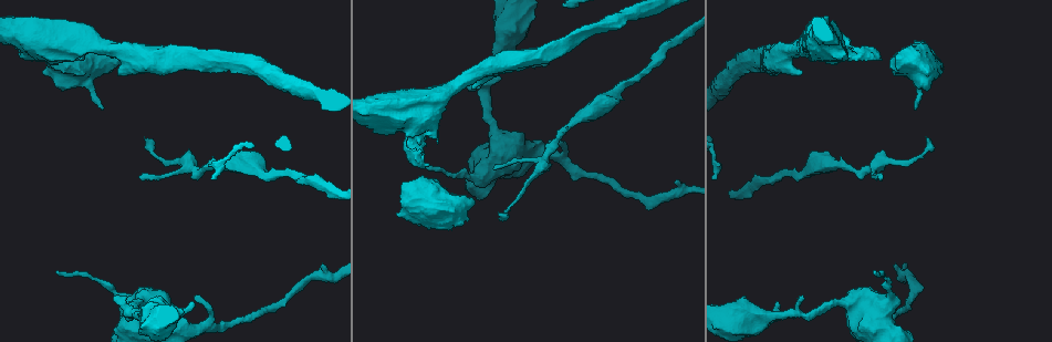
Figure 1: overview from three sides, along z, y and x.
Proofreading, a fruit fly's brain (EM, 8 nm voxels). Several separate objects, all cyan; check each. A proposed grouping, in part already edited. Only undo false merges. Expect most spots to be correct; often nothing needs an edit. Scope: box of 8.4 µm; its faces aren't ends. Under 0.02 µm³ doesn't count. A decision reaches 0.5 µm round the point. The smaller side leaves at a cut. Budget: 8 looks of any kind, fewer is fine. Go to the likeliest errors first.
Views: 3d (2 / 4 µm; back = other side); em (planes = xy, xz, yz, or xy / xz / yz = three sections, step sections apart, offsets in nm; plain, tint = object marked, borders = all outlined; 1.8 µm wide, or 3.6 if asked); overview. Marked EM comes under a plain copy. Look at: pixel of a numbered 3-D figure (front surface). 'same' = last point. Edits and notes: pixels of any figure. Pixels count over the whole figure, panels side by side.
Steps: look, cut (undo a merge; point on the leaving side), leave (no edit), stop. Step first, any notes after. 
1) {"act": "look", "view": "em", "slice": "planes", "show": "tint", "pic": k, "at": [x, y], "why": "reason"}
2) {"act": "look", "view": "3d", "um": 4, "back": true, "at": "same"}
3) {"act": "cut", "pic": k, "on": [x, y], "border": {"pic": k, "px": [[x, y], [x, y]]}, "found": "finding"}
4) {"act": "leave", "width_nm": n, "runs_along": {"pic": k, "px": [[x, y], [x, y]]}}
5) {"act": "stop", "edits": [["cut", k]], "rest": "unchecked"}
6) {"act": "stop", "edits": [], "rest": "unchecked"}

{"act": "look", "view": "3d", "um": 4, "pic": 1, "at": [81, 64], "why": "abrupt turn"}

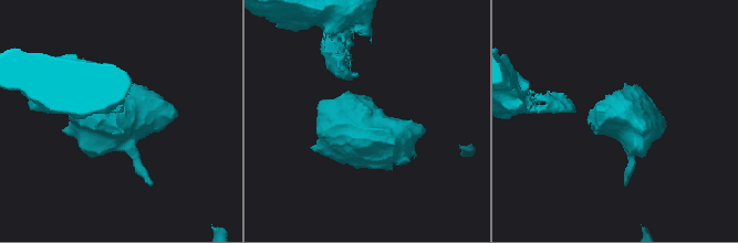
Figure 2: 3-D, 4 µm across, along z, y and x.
{"act": "look", "view": "em", "slice": "xy", "step": 16, "show": "tint", "pic": 2, "at": [362, 133]}

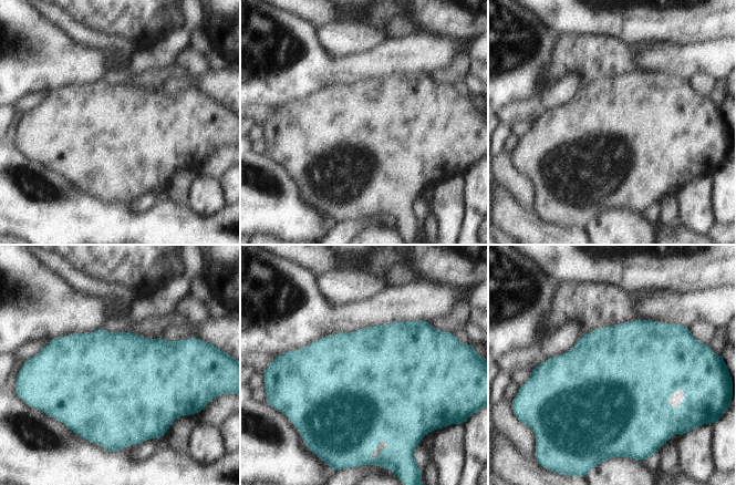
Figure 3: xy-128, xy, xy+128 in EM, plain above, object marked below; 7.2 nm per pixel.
{"act": "leave", "width_nm": 750, "found": "all the same neuron"}

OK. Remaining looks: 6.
{"act": "look", "view": "3d", "um": 4, "back": true, "pic": 1, "at": [759, 319], "why": "thick turns thin"}

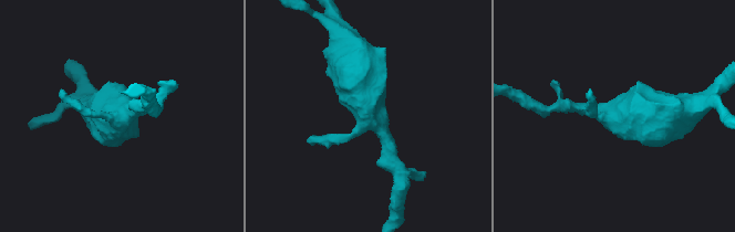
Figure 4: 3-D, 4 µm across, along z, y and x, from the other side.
{"act": "look", "view": "em", "um": 3.6, "slice": "planes", "show": "tint", "pic": 4, "at": [369, 119], "why": "need the tissue"}

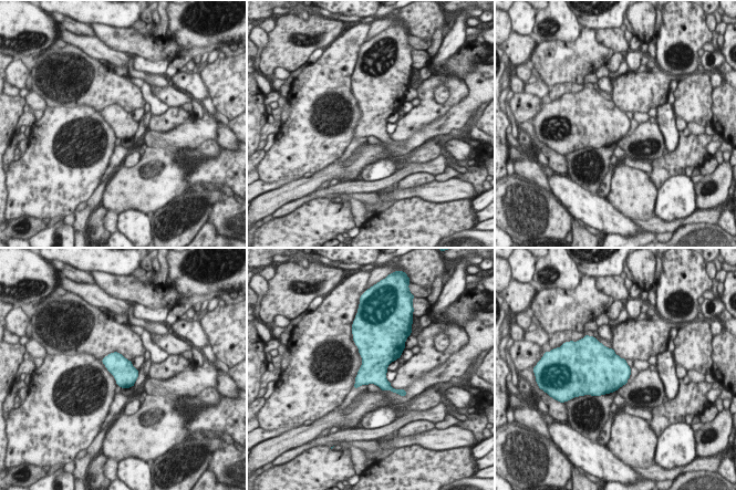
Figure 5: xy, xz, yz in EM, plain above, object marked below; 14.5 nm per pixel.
{"act": "leave", "found": "all the same neuron"}

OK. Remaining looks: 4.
{"act": "look", "view": "em", "um": 3.6, "slice": "xz", "step": 16, "show": "tint", "pic": 1, "at": [878, 311], "why": "sudden change in width"}

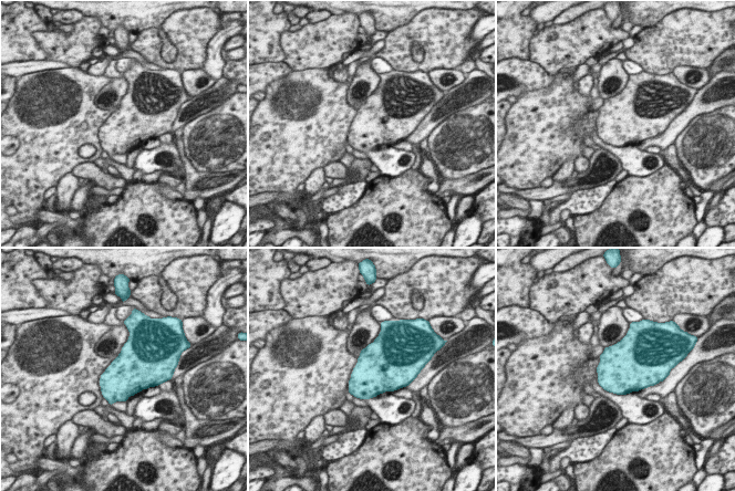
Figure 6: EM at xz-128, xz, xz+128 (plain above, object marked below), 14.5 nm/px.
{"act": "look", "view": "em", "um": 3.6, "slice": "planes", "show": "tint", "at": "same", "why": "cut it another way"}

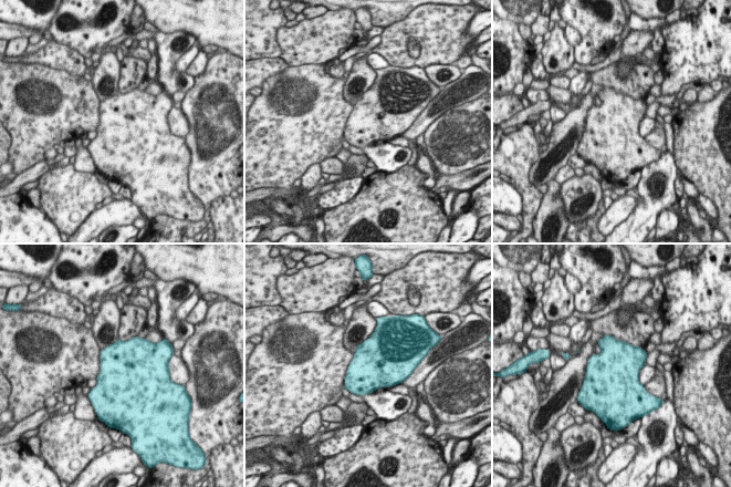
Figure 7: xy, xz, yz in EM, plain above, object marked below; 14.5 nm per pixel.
{"act": "leave", "found": "one neuron here"}

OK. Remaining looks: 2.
{"act": "stop", "edits": [], "rest": "unchecked"}

